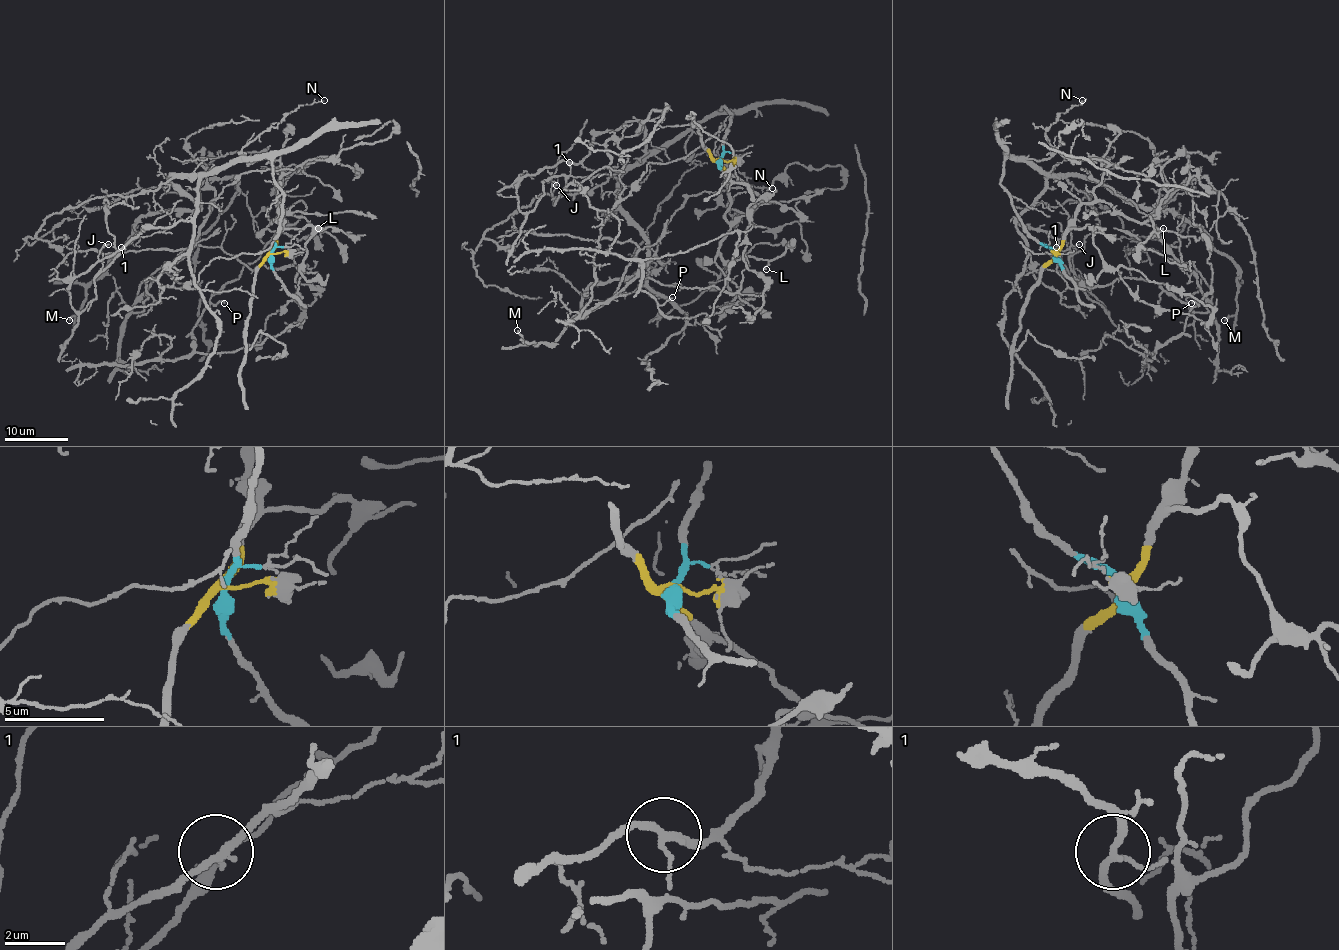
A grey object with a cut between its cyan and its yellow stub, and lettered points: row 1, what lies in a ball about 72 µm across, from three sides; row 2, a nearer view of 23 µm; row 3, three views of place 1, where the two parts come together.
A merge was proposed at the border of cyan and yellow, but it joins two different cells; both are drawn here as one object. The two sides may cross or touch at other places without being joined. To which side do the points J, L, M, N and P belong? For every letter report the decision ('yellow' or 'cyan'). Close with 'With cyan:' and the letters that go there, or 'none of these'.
J: cyan
L: yellow
M: cyan
N: cyan
P: yellow
With cyan: J, M, N

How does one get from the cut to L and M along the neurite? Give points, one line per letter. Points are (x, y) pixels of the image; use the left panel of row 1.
L: (270, 254), (279, 230), (281, 201), (282, 214), (271, 222), (284, 215), (303, 217), (319, 233), (318, 228)
M: (270, 254), (282, 191), (268, 158), (174, 174), (171, 180), (199, 207), (143, 215), (70, 321)

